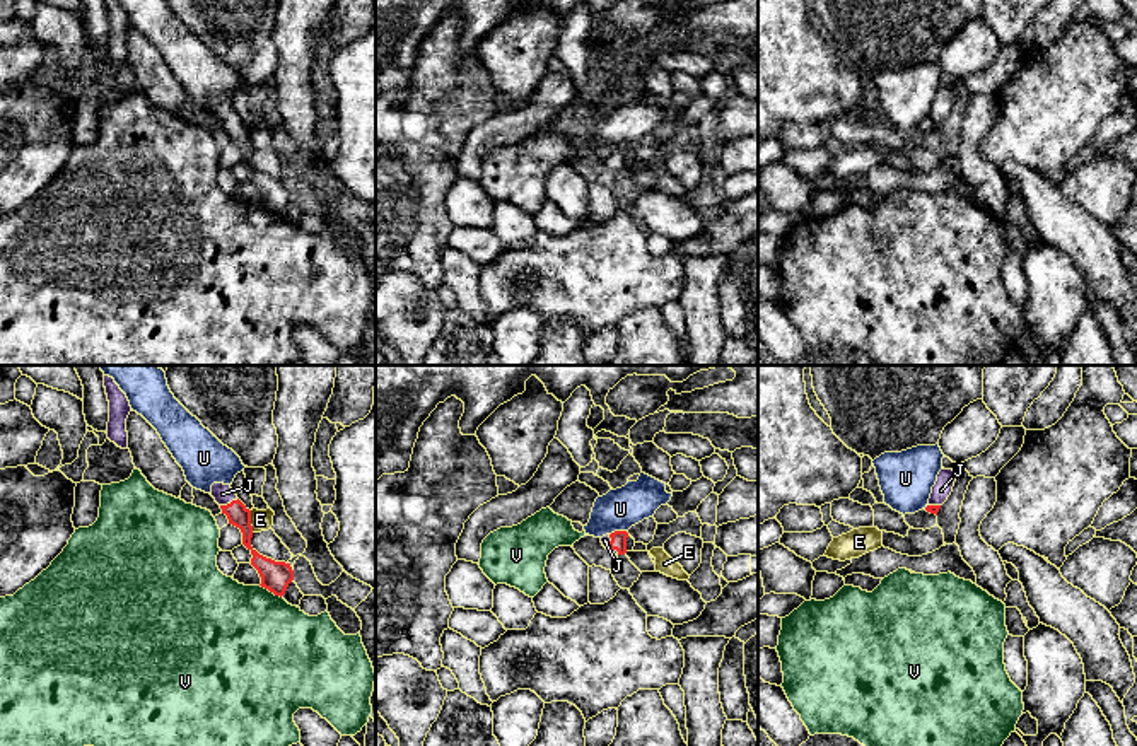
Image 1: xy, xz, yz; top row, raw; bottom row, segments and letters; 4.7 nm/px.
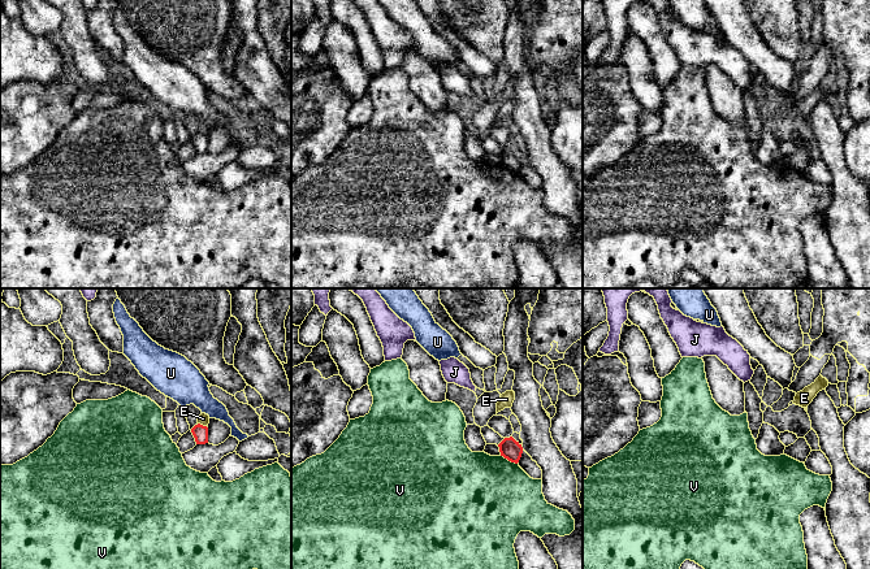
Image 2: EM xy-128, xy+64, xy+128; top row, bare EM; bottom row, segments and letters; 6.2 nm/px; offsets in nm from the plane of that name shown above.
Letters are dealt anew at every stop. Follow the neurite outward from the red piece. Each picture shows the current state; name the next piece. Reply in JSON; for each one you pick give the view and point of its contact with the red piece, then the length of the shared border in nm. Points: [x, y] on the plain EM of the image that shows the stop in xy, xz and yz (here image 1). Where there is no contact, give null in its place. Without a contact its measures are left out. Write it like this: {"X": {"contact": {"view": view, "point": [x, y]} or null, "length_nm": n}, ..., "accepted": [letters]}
{"J": {"contact": {"view": "xy", "point": [231, 120]}, "length_nm": 90}, "accepted": ["J"]}

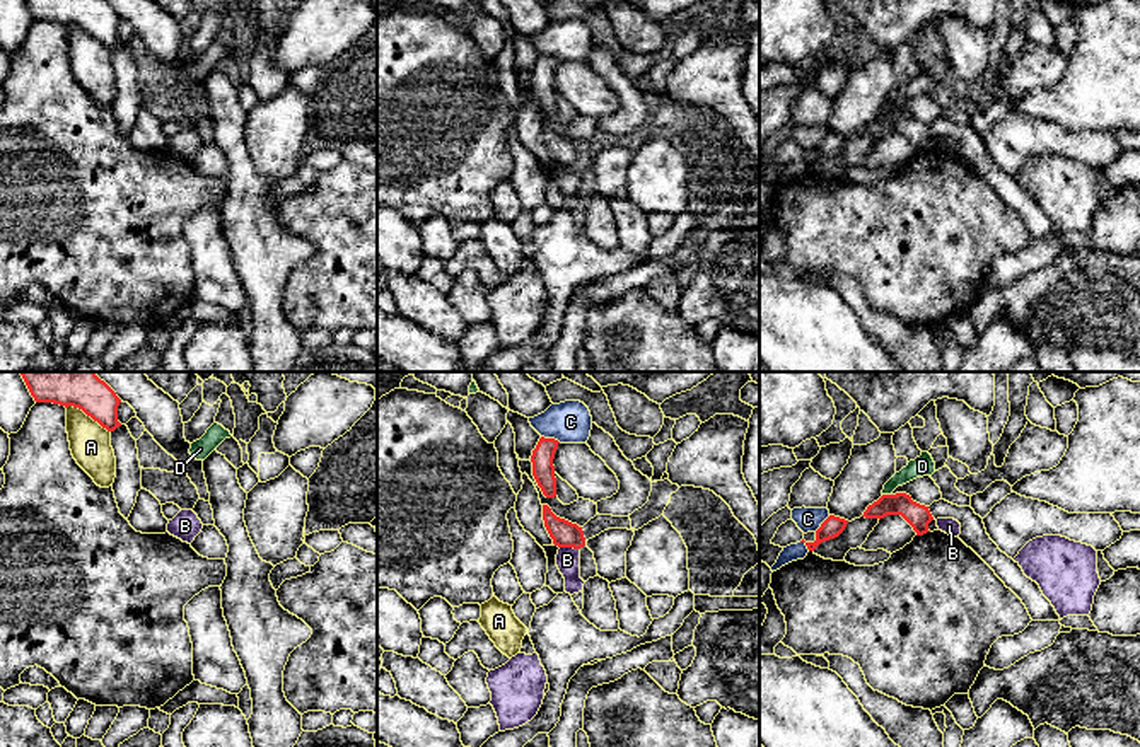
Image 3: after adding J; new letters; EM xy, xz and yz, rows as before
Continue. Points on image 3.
{"accepted": []}

